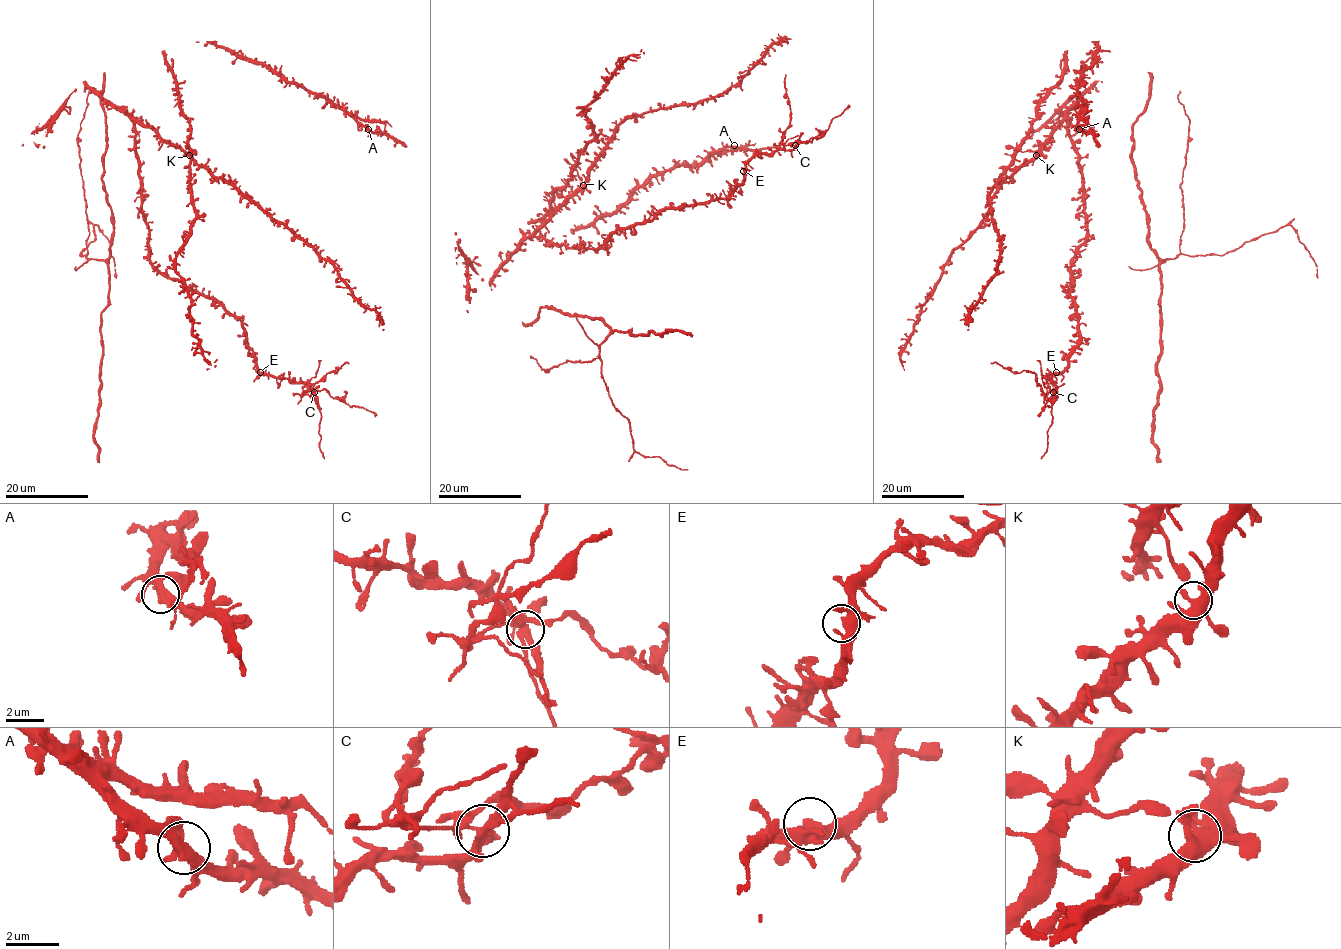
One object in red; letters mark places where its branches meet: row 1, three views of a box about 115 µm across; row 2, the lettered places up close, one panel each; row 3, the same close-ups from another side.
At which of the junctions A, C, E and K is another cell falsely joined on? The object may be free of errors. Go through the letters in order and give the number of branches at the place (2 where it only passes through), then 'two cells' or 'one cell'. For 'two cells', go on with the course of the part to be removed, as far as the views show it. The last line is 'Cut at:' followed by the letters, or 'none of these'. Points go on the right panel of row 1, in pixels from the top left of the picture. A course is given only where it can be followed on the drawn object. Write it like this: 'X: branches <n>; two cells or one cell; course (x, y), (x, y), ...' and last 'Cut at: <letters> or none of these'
A: branches 5; one cell
C: branches 9; two cells; course (1053, 392), (1043, 392), (1033, 372), (1009, 370), (995, 362), (991, 363)
E: branches 5; one cell
K: branches 5; one cell
Cut at: C

